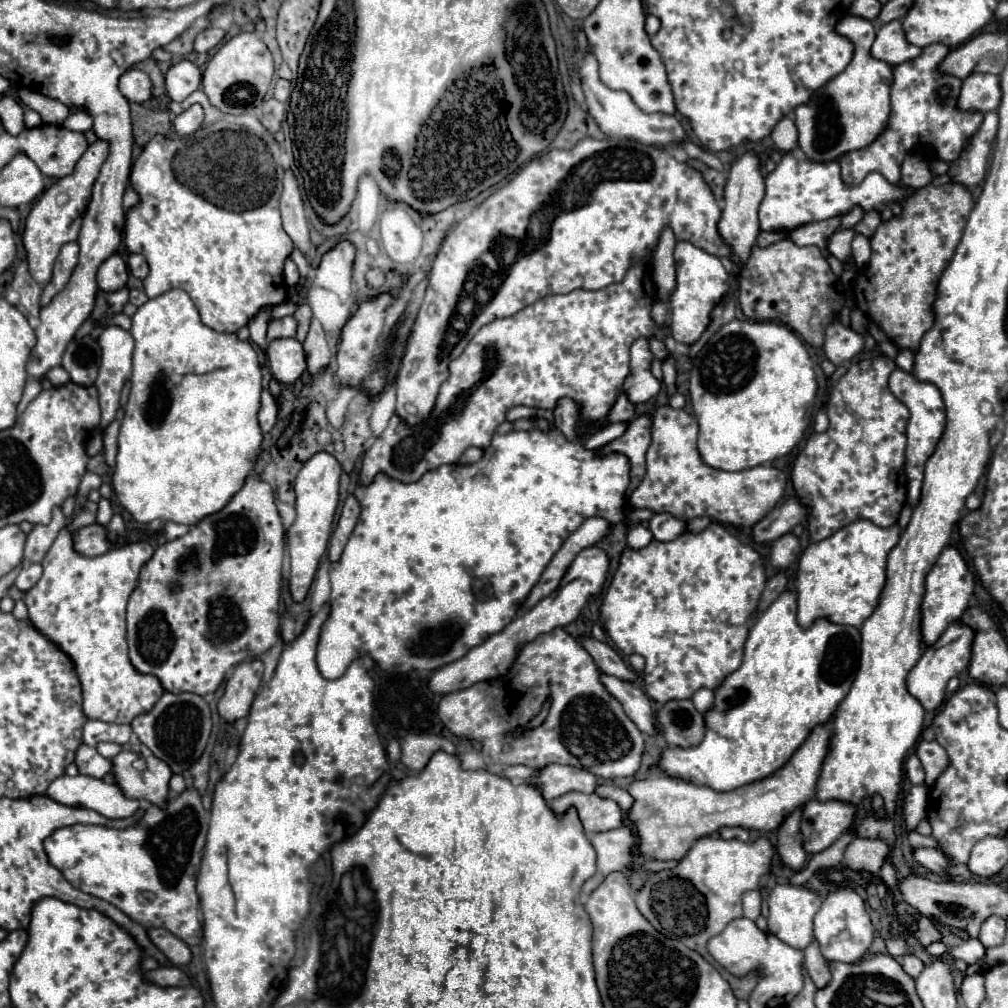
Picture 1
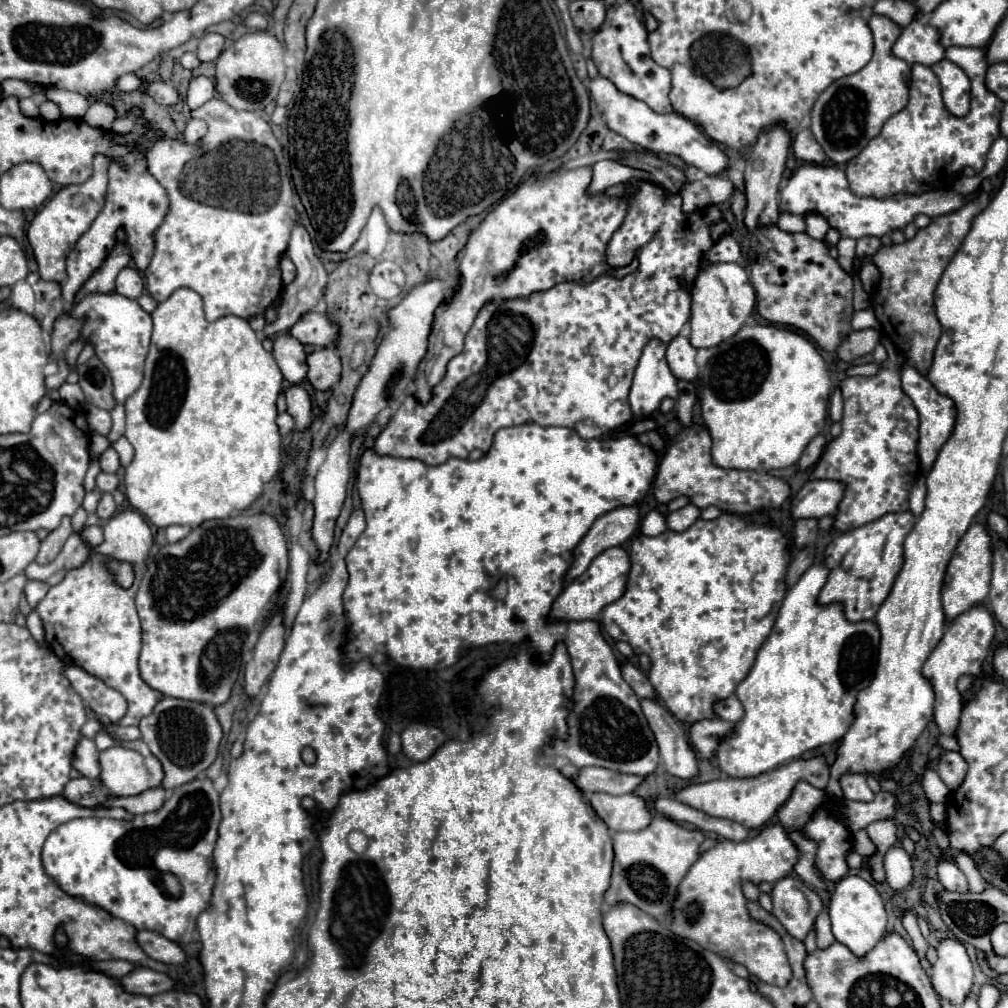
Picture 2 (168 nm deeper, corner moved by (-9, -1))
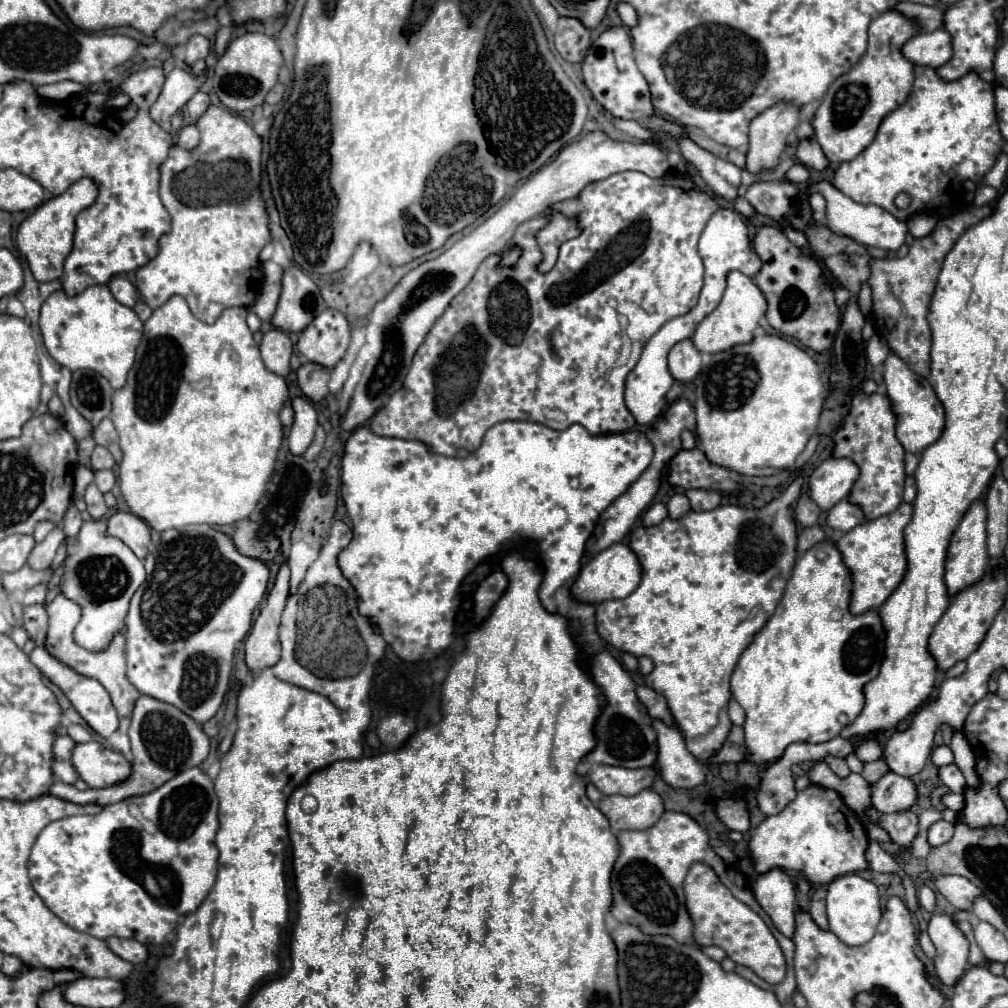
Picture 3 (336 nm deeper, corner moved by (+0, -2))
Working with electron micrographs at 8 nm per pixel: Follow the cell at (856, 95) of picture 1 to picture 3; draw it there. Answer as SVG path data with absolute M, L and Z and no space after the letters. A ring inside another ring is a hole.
M886 11L872 19L868 27L868 49L864 57L858 61L856 67L852 67L828 87L826 97L812 117L814 137L828 161L852 161L862 149L866 149L874 141L880 121L906 101L914 81L914 65L902 57L900 47L914 33L916 29L912 21L902 17L898 11Z

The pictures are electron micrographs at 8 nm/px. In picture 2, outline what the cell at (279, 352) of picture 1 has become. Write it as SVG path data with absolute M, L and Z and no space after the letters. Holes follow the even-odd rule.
M281 334L275 340L273 356L287 382L299 384L307 376L307 354L303 350L303 344L291 334Z

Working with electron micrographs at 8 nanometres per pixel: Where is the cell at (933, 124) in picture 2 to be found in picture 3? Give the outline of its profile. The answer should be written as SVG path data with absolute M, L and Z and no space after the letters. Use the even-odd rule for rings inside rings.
M916 65L914 87L906 103L884 117L878 127L876 139L856 159L846 161L836 169L834 187L856 203L874 203L878 207L886 207L886 211L890 211L894 217L906 221L914 213L934 213L944 205L952 205L962 191L964 179L980 183L982 177L990 171L990 167L996 163L1002 143L1004 139L996 125L994 87L988 81L980 79L980 75L974 75L974 71L970 71L956 81L946 83L936 75L932 67ZM898 193L910 195L908 209L896 207L894 199Z

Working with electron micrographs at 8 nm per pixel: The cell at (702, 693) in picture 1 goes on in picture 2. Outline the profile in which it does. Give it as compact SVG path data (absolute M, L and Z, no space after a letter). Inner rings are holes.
M729 696L727 700L723 702L717 702L715 704L715 712L719 714L719 718L727 720L727 722L739 722L743 718L743 704L737 700L737 696Z

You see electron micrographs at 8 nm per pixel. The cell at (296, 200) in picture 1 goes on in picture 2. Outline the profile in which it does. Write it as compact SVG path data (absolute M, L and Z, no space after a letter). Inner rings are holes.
M295 226L295 228L293 228L293 232L291 232L291 242L289 242L285 254L287 254L287 256L291 258L291 262L295 264L297 276L295 276L295 280L293 280L291 284L285 286L283 304L277 308L275 320L266 324L265 330L262 330L261 336L263 338L271 337L273 334L277 334L277 332L287 332L305 312L313 310L313 308L317 306L317 302L321 300L321 296L325 294L327 272L325 272L321 260L315 256L315 252L313 252L313 242L311 242L311 238L309 238L309 234L307 234L307 230L305 230L303 226Z

